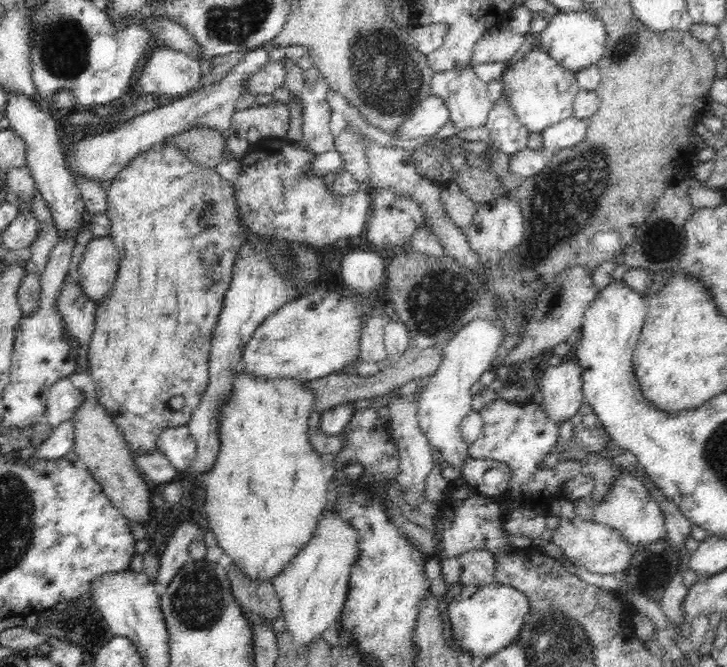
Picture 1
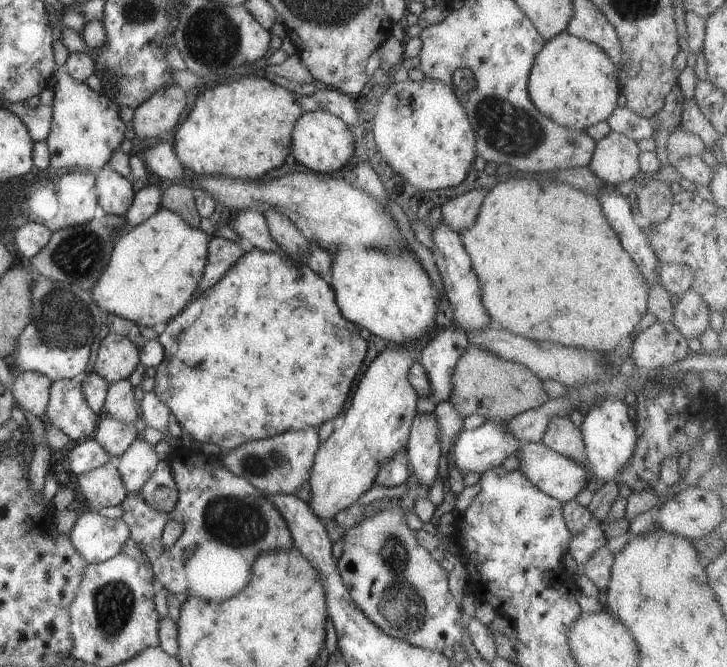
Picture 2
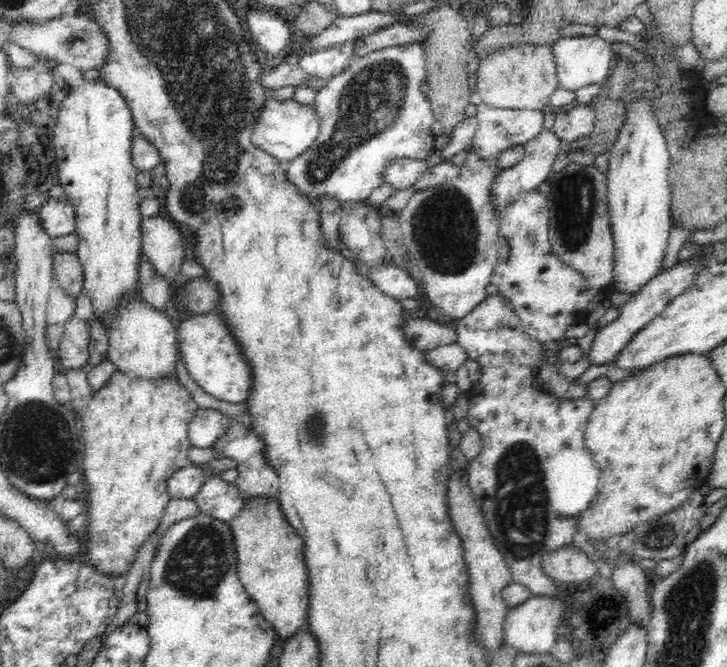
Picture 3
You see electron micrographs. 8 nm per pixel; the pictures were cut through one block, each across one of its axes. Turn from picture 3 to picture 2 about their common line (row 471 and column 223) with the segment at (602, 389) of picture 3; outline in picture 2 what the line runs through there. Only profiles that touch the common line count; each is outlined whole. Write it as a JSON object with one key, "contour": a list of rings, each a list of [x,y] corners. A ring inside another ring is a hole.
{"contour":[[[182,446],[172,449],[166,460],[168,464],[170,464],[170,470],[177,486],[177,502],[176,506],[174,506],[174,510],[170,512],[158,512],[158,510],[150,508],[150,506],[143,501],[140,491],[138,491],[132,494],[127,493],[126,498],[122,501],[124,515],[121,518],[128,524],[132,540],[142,548],[142,552],[144,552],[149,559],[149,565],[152,567],[152,572],[154,572],[156,583],[163,590],[168,590],[168,592],[172,592],[172,594],[186,594],[188,597],[202,598],[202,600],[212,602],[222,602],[227,598],[232,598],[235,594],[242,592],[242,590],[246,588],[251,577],[251,566],[254,564],[254,560],[258,558],[258,554],[262,554],[262,552],[266,552],[266,550],[290,550],[292,546],[295,546],[286,521],[282,518],[282,514],[278,512],[276,506],[270,502],[270,498],[267,498],[264,493],[254,489],[254,486],[251,486],[246,479],[232,474],[232,472],[221,463],[218,456],[204,454],[200,449]],[[172,520],[178,520],[183,526],[183,531],[182,534],[180,534],[180,538],[178,538],[174,544],[166,546],[161,536],[162,532],[164,532],[164,528],[166,528],[166,524],[172,522]]]}

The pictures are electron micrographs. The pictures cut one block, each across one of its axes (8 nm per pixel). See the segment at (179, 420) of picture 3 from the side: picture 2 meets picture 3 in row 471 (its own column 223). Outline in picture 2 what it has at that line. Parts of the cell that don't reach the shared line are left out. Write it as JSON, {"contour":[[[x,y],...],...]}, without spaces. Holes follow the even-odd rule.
{"contour":[[[255,72],[206,86],[196,98],[186,120],[178,124],[172,141],[178,160],[189,174],[218,174],[236,180],[261,180],[264,174],[280,168],[292,154],[291,134],[298,118],[304,114],[302,106],[296,102],[296,94],[288,88],[274,84],[263,74]]]}

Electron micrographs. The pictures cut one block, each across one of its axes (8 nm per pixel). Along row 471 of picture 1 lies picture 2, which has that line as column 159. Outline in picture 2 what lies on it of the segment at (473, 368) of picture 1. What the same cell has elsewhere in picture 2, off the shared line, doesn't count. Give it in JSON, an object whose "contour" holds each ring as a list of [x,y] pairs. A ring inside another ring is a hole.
{"contour":[[[136,439],[116,461],[128,493],[138,492],[154,474],[161,461],[154,448],[147,441]]]}

